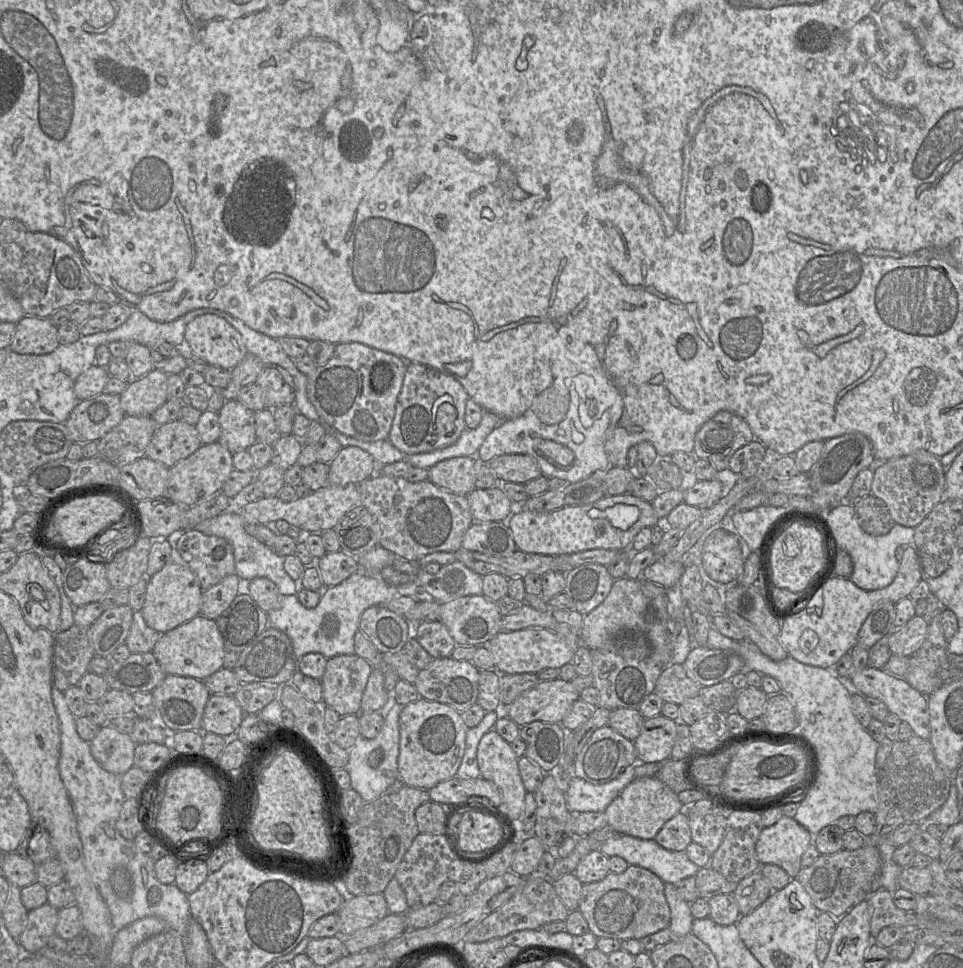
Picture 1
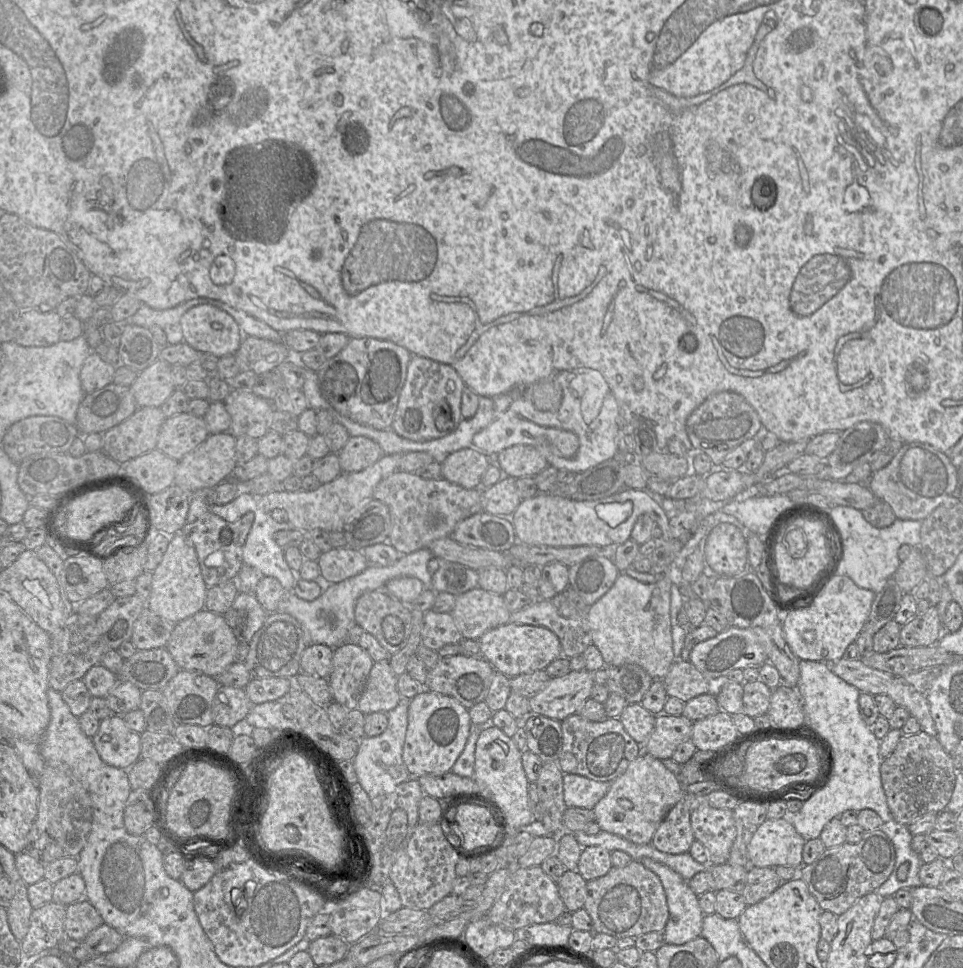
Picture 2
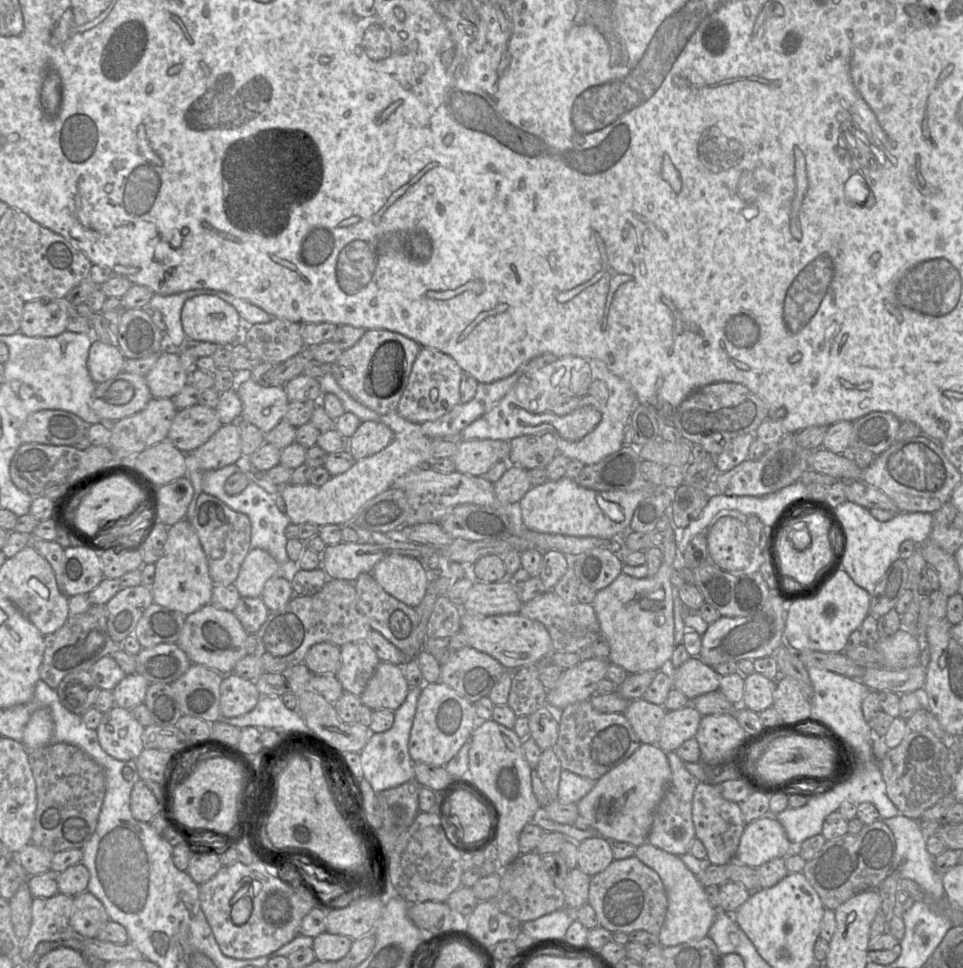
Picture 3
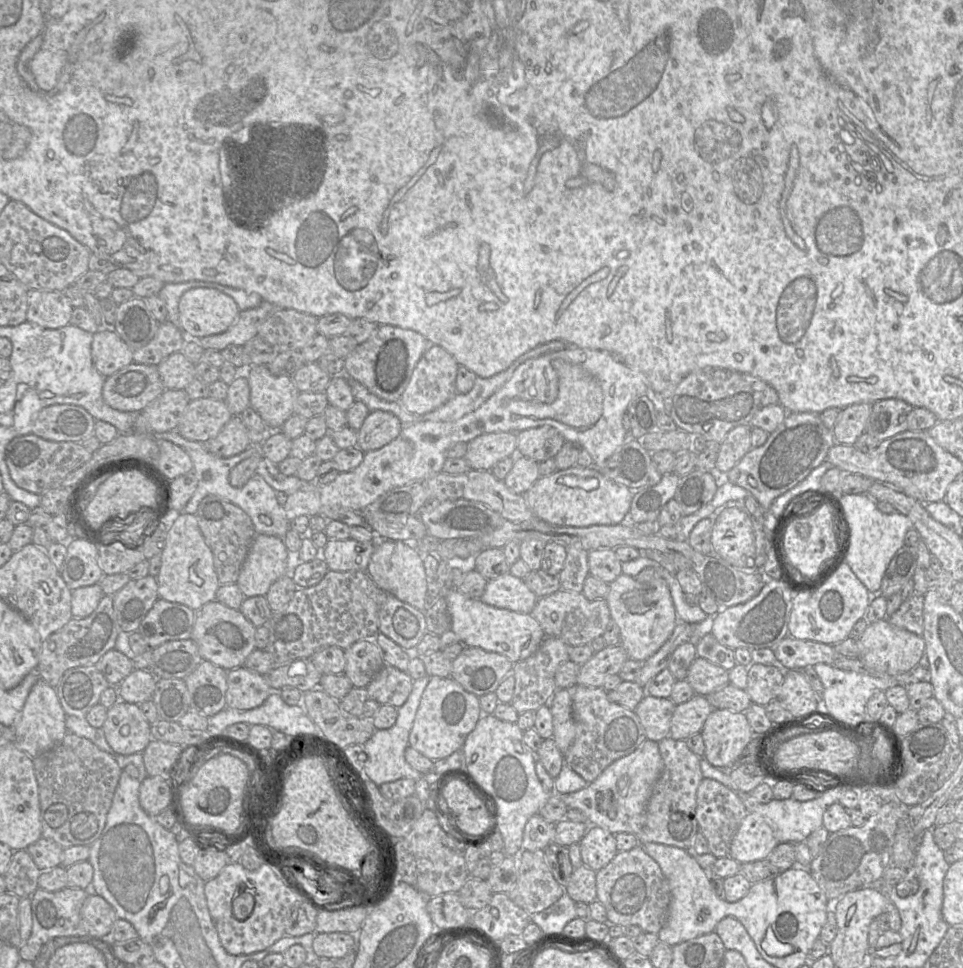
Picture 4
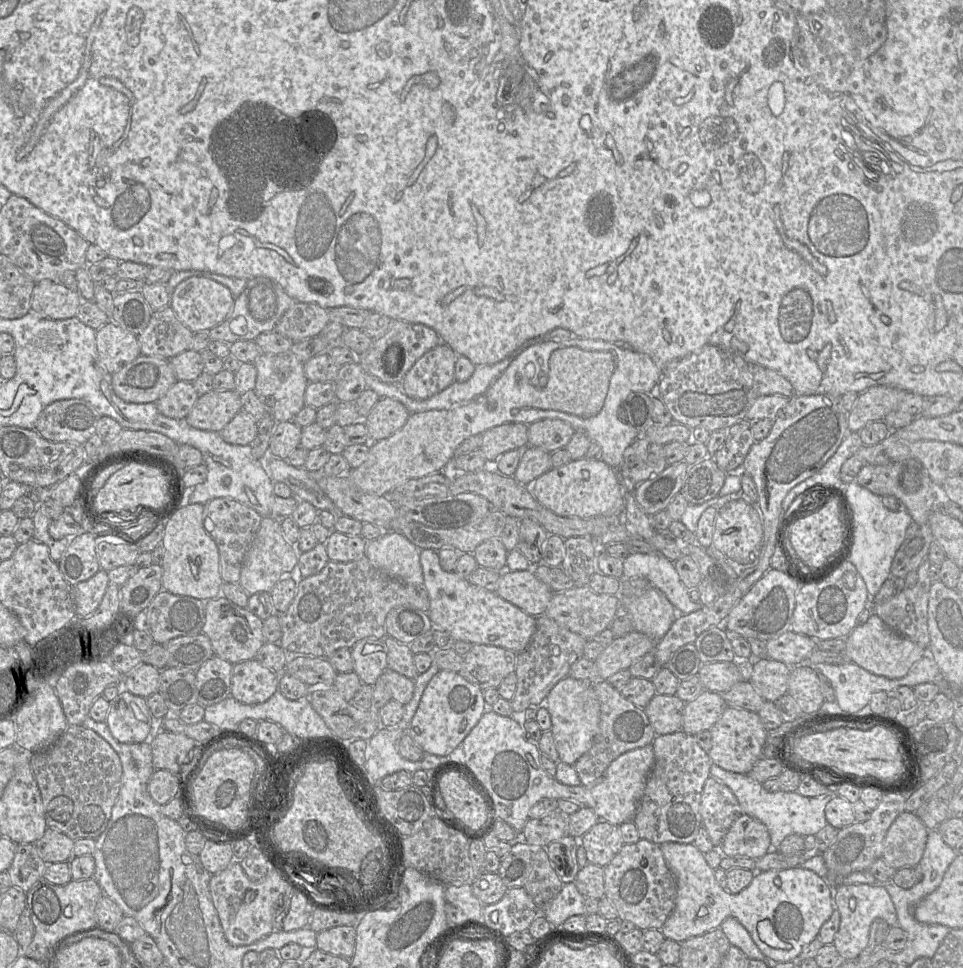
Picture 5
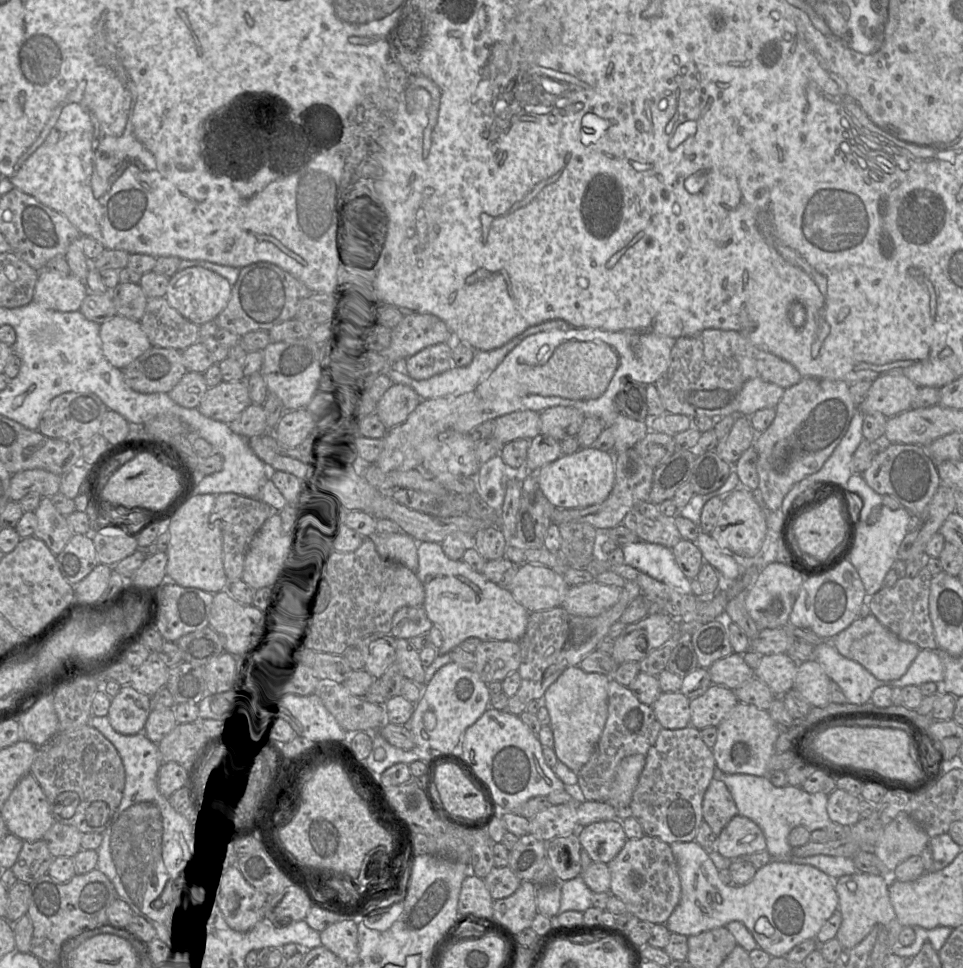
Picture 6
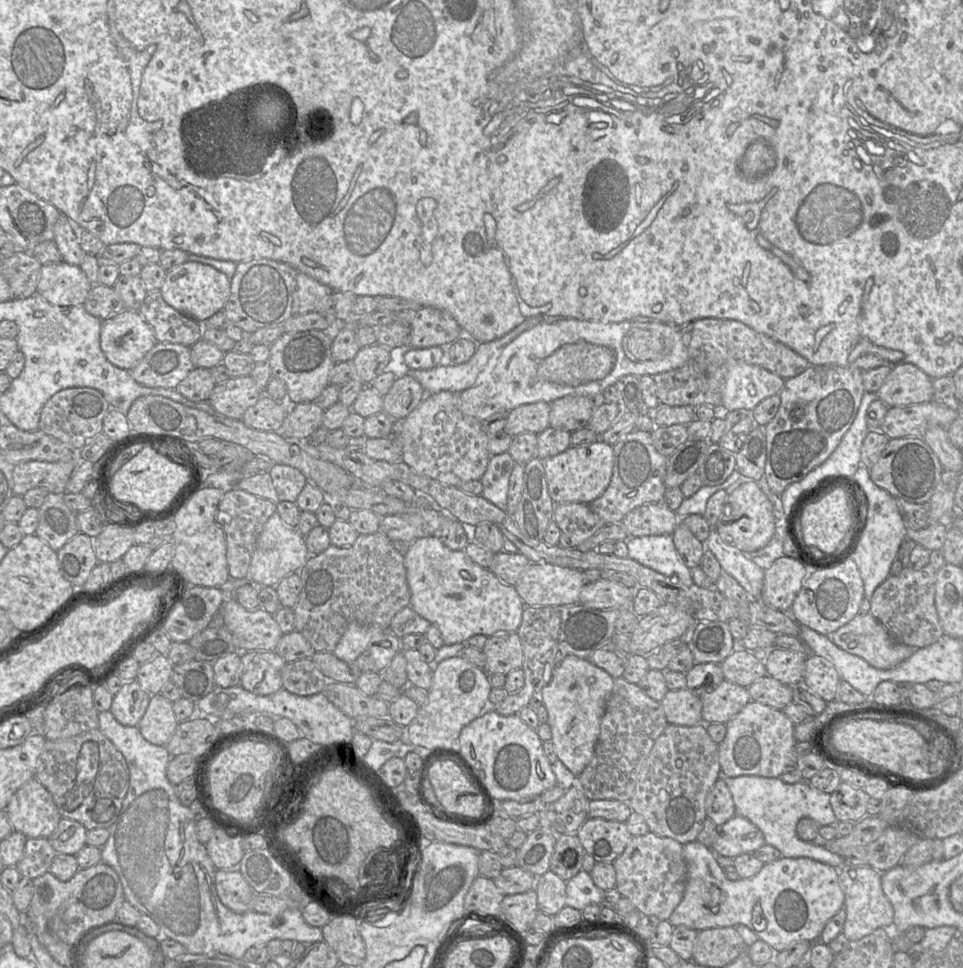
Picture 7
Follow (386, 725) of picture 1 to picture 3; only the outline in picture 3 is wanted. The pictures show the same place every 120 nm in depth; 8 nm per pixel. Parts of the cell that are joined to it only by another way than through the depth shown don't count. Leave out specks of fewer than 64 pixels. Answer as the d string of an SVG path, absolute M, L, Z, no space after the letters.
M411 687L402 705L394 711L392 727L380 733L370 733L367 743L361 750L360 762L365 778L375 793L398 787L415 778L413 760L408 751L410 732L416 713L416 704L423 687Z

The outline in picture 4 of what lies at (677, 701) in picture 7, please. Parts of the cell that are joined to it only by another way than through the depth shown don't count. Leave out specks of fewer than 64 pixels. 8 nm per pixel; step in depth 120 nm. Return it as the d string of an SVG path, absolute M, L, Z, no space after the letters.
M646 694L634 712L637 714L648 740L656 742L670 736L671 719L676 705L670 698Z

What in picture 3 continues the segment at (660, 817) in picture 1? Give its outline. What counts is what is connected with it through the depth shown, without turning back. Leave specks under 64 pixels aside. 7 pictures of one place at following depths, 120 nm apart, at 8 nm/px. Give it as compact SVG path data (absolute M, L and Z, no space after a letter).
M642 743L628 759L599 778L592 790L577 802L579 815L586 818L592 828L611 842L626 842L638 847L648 840L656 808L670 780L671 769L667 753L658 745Z

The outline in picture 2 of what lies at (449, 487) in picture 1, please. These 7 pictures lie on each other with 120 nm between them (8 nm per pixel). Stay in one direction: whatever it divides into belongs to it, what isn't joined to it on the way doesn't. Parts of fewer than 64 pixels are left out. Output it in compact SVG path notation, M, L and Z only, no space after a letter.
M467 447L435 461L441 462L441 478L474 489L481 487L482 476L491 464L491 458L474 447Z

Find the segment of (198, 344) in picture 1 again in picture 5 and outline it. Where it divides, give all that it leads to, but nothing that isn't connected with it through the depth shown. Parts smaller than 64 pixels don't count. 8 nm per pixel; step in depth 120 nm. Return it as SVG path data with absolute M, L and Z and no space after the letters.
M192 276L184 279L173 290L170 306L178 319L193 333L209 331L223 322L231 313L234 297L223 284L203 276Z

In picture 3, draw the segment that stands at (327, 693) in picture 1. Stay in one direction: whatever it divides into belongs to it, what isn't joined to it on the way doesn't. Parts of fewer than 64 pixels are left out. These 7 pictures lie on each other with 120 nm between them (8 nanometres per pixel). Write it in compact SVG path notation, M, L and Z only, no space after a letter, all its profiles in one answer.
M366 640L346 643L340 647L340 652L340 669L336 678L344 692L360 697L381 661Z

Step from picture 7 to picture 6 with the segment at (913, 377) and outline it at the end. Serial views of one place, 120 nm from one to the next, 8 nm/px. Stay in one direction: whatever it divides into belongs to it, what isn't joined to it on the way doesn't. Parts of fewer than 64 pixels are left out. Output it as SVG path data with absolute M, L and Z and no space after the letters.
M885 373L873 380L864 401L857 409L866 413L879 412L887 418L911 409L919 386L898 373Z

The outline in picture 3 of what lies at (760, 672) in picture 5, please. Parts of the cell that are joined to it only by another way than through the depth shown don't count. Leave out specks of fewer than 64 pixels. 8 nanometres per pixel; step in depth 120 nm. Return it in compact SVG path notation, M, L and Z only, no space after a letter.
M758 672L745 676L744 696L739 707L760 713L773 706L776 682Z

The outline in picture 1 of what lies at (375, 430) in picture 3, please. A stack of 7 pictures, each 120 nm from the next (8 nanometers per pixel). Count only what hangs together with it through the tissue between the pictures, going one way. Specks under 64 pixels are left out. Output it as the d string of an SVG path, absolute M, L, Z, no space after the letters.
M357 446L342 447L329 463L328 484L360 484L378 471L374 458Z

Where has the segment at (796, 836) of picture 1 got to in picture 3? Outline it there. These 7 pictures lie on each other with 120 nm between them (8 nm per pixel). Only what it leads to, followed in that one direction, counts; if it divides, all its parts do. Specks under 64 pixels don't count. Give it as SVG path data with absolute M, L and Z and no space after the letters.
M773 816L759 818L746 825L734 861L758 868L774 859L793 852L785 829Z

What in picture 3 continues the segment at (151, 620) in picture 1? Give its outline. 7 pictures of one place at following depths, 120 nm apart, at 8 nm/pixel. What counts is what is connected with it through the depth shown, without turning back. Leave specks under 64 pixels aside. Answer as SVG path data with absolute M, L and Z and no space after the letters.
M182 519L168 527L163 554L155 563L154 582L151 586L153 602L188 616L211 603L214 586L207 557L191 523Z

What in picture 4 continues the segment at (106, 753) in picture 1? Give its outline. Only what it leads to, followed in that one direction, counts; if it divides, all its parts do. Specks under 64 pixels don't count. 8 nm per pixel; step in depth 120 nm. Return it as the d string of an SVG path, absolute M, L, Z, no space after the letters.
M117 701L107 709L102 725L109 746L118 754L142 753L151 741L151 724L139 704Z

